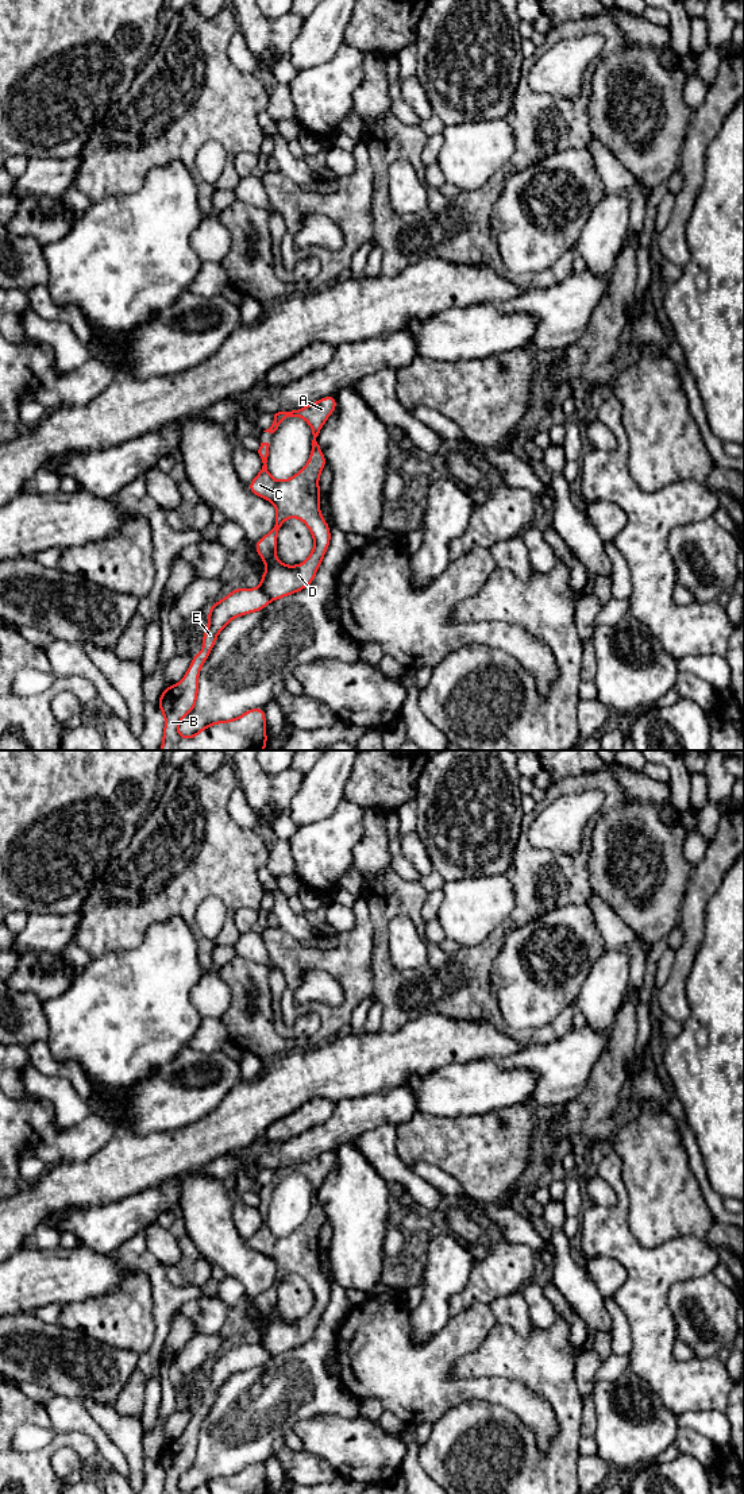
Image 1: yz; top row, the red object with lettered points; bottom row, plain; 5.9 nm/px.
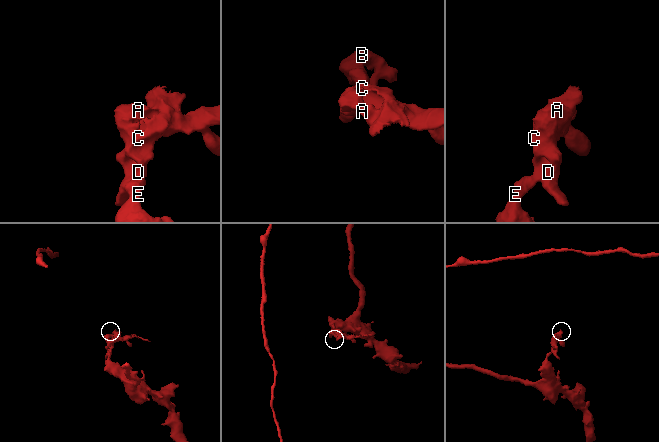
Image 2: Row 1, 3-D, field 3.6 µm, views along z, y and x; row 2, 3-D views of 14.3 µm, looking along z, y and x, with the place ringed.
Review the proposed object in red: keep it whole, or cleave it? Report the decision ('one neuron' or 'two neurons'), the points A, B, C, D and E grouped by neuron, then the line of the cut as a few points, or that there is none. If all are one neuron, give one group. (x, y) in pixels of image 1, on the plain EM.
two neurons | A C D / B E | yz (259, 1342), (270, 1355)

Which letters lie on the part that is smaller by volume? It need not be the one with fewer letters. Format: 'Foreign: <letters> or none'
Foreign: A, C, D

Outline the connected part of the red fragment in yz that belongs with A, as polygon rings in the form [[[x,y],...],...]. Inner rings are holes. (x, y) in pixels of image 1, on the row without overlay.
[[[336,1151],[323,1153],[304,1163],[274,1170],[271,1182],[263,1188],[274,1189],[288,1173],[304,1174],[313,1190],[309,1215],[302,1225],[285,1236],[275,1236],[267,1225],[269,1198],[261,1198],[258,1209],[262,1224],[247,1240],[251,1250],[275,1262],[277,1273],[273,1285],[254,1298],[254,1304],[266,1321],[261,1331],[261,1346],[270,1356],[278,1356],[296,1350],[312,1340],[317,1325],[331,1300],[331,1285],[320,1269],[319,1235],[327,1221],[325,1212],[316,1197],[327,1174],[335,1167]],[[288,1274],[301,1275],[313,1293],[313,1305],[308,1315],[297,1321],[285,1321],[277,1312],[277,1293]]]

